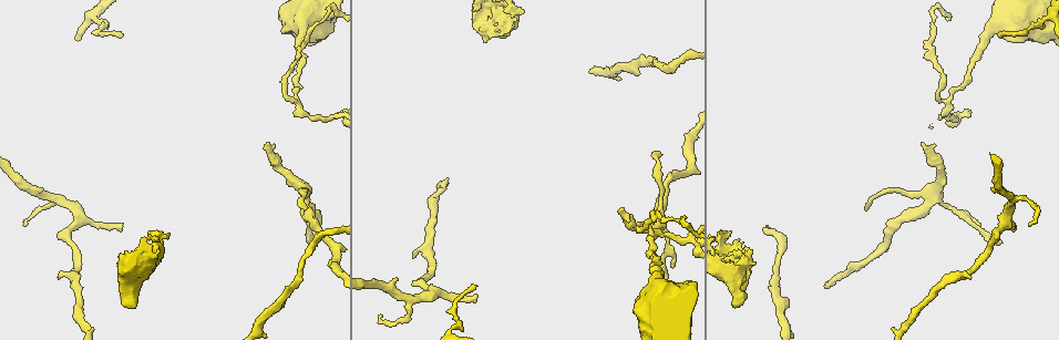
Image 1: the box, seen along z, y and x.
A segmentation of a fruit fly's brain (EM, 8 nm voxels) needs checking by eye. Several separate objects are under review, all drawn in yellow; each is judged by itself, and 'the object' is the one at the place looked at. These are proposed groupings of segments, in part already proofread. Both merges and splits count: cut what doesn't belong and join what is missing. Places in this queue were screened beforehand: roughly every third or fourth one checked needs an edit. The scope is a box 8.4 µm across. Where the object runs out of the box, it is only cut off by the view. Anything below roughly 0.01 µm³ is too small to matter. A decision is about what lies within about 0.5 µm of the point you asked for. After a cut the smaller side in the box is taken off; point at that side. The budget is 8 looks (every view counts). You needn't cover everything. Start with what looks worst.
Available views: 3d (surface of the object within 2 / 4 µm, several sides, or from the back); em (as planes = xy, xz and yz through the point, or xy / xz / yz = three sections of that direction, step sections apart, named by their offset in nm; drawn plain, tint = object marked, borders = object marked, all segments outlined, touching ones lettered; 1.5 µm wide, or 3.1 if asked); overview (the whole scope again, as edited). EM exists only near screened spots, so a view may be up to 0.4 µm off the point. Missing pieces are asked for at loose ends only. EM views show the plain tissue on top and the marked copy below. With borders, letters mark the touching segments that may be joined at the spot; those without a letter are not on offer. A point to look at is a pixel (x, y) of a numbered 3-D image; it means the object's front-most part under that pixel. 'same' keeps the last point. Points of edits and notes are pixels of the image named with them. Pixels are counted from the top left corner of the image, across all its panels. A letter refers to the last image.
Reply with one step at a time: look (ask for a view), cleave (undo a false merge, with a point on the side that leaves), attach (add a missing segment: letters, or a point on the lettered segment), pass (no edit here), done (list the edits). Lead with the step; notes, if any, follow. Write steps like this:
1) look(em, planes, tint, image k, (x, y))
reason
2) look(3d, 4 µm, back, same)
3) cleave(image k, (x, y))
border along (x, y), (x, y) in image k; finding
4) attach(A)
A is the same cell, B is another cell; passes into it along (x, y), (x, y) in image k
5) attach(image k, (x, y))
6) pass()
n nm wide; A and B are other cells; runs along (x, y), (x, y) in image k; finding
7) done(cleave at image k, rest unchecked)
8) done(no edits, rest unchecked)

look(3d, 4 µm, image 1, (622, 208))
branch stops here

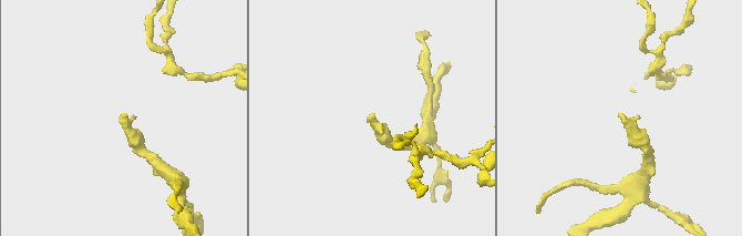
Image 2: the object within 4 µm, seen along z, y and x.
look(em, planes, borders, image 2, (374, 114))

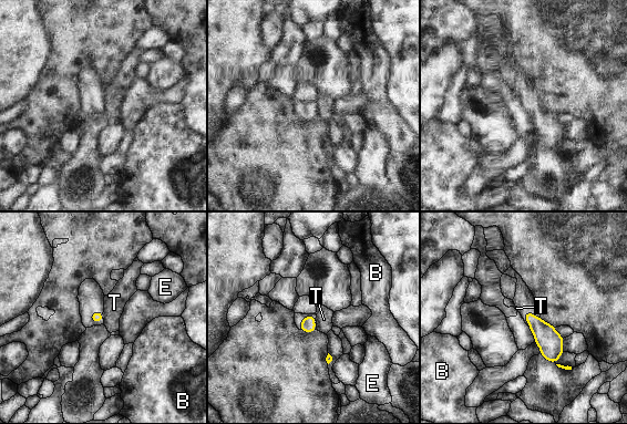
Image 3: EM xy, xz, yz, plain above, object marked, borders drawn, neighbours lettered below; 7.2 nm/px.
pass()
B, E and T are other cells; border along (102, 313), (103, 318) in image 3; none of them fits

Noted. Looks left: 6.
look(em, planes, tint, image 1, (23, 226))
tapers out

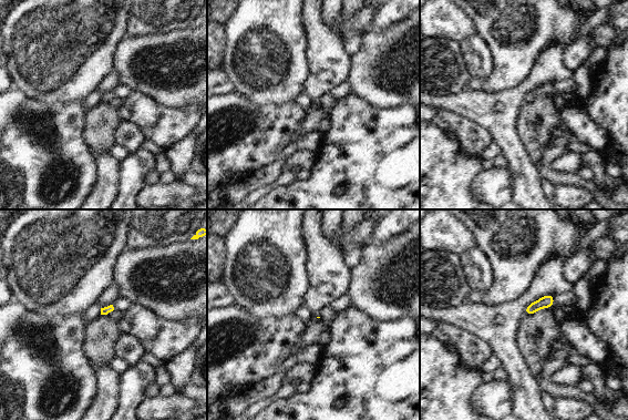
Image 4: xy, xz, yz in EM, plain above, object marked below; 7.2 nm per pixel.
look(em, planes, borders, same)

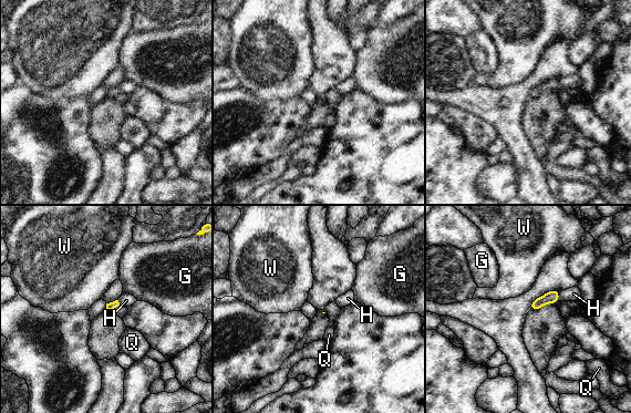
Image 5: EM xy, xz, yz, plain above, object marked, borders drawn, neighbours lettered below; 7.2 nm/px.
pass()
G, H, Q and W are other cells; border along (120, 305), (112, 310) in image 5; none of them fits

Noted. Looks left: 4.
look(em, xy, step 4, tint, image 1, (474, 286))
an open end

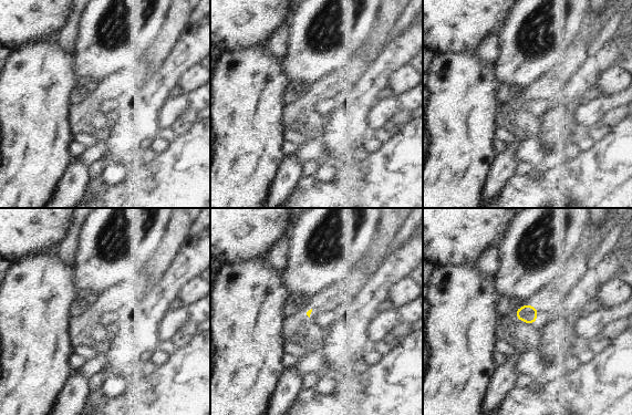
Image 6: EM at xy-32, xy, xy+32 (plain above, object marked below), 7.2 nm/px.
look(em, planes, borders, same)
cut it another way

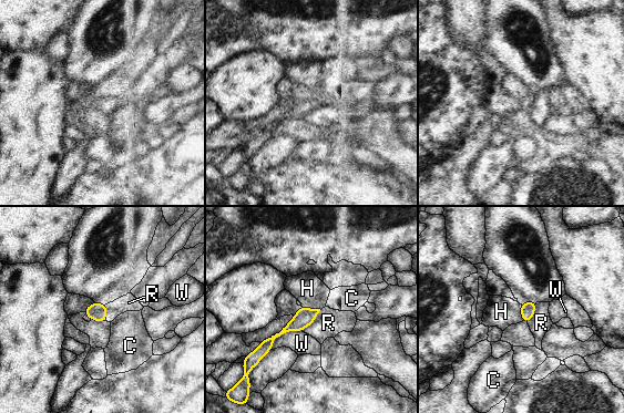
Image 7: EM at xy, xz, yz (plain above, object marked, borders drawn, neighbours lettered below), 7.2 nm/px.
attach(H)
100 nm wide; H is the same cell, C, R and W are other cells; passes into it along (305, 317), (312, 309), (307, 288) in image 7; it goes on there

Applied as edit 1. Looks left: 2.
done(attach at image 7, rest unchecked)

